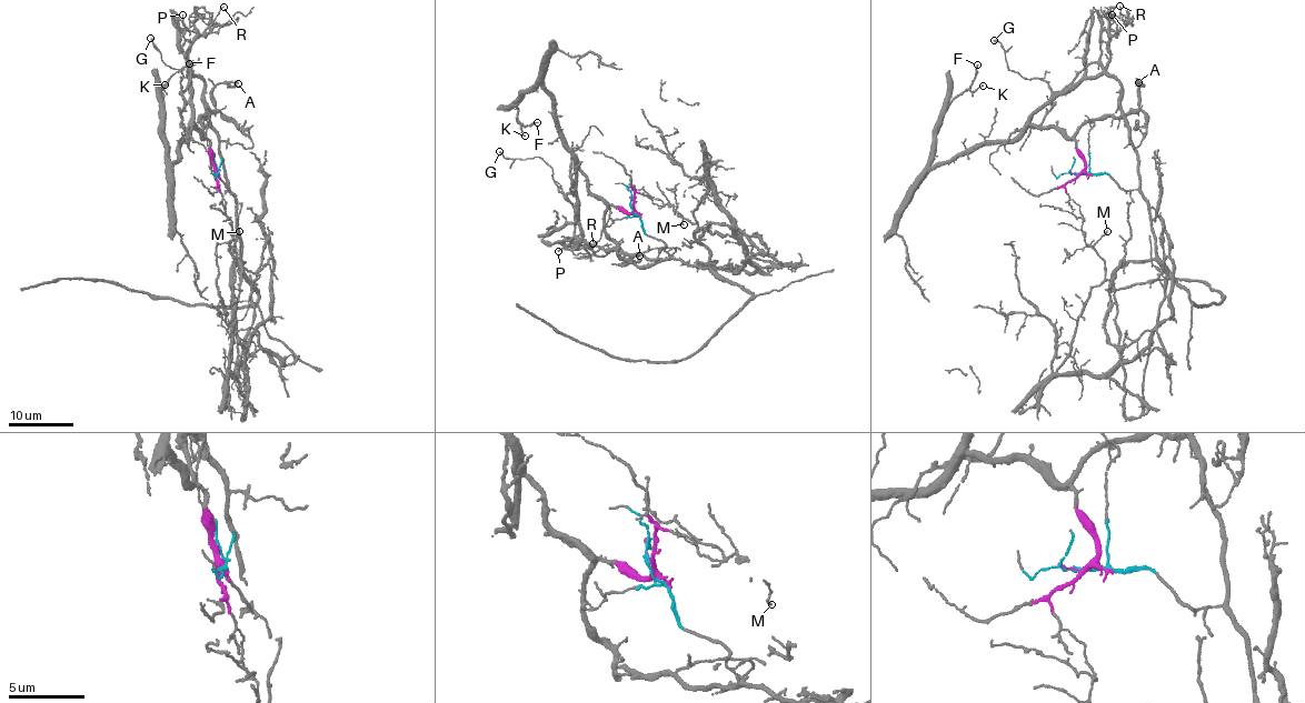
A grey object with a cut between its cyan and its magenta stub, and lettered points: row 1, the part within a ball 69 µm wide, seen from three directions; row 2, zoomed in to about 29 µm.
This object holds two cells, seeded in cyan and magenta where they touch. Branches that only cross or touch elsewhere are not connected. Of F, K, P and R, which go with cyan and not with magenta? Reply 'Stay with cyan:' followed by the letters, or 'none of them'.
Stay with cyan: P, R

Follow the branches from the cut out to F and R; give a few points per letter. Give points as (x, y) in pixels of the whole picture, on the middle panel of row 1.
F: (634, 210), (625, 211), (590, 191), (555, 104), (533, 86), (519, 94), (516, 117), (524, 127), (537, 122)
R: (633, 210), (643, 231), (665, 243), (669, 258), (604, 251), (577, 238), (557, 240), (570, 250), (593, 243)

